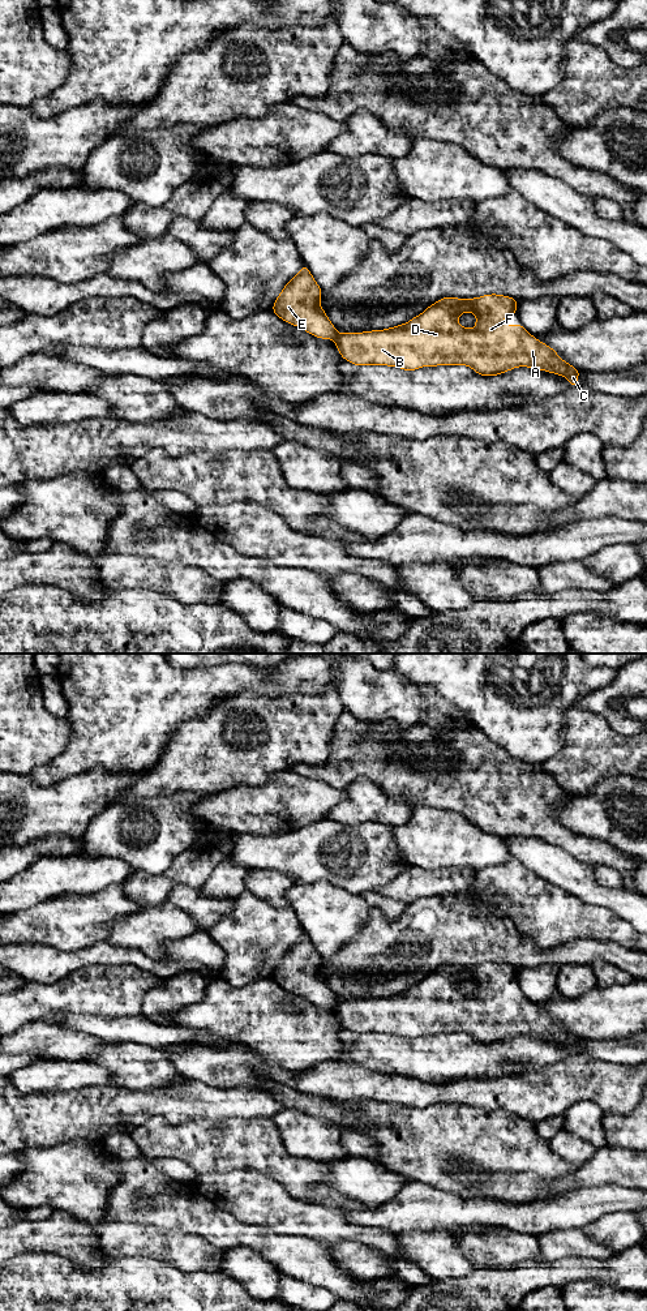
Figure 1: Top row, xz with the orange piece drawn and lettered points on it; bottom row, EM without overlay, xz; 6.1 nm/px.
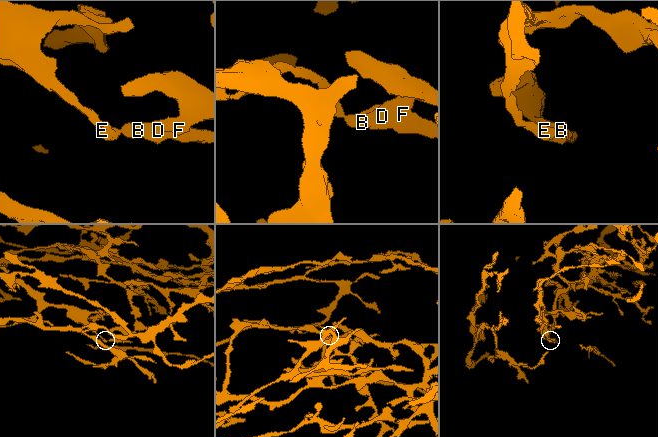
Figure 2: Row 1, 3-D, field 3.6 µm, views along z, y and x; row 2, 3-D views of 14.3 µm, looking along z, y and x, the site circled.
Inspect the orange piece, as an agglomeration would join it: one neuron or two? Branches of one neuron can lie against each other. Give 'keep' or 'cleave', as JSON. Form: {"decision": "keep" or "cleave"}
{"decision": "cleave"}

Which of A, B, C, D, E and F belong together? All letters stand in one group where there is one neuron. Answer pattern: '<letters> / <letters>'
A B C D F / E

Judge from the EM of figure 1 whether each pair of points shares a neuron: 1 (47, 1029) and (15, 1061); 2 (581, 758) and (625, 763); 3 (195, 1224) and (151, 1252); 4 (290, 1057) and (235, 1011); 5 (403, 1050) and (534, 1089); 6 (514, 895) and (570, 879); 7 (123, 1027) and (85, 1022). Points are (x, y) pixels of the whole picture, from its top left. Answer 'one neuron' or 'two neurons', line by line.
1: one neuron
2: one neuron
3: two neurons
4: one neuron
5: two neurons
6: two neurons
7: one neuron

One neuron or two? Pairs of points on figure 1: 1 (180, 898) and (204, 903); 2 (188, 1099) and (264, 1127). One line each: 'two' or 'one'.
1: one
2: two

